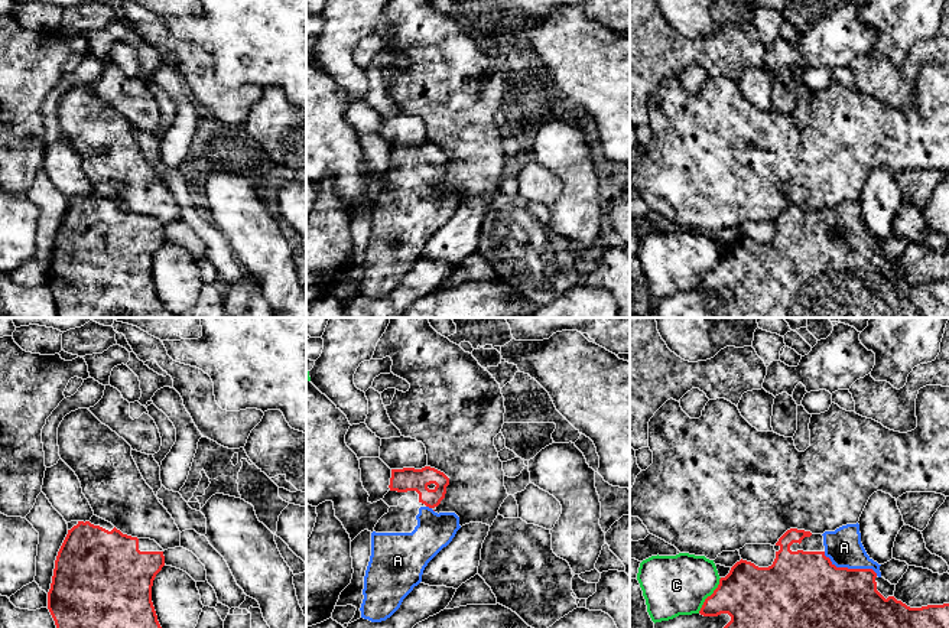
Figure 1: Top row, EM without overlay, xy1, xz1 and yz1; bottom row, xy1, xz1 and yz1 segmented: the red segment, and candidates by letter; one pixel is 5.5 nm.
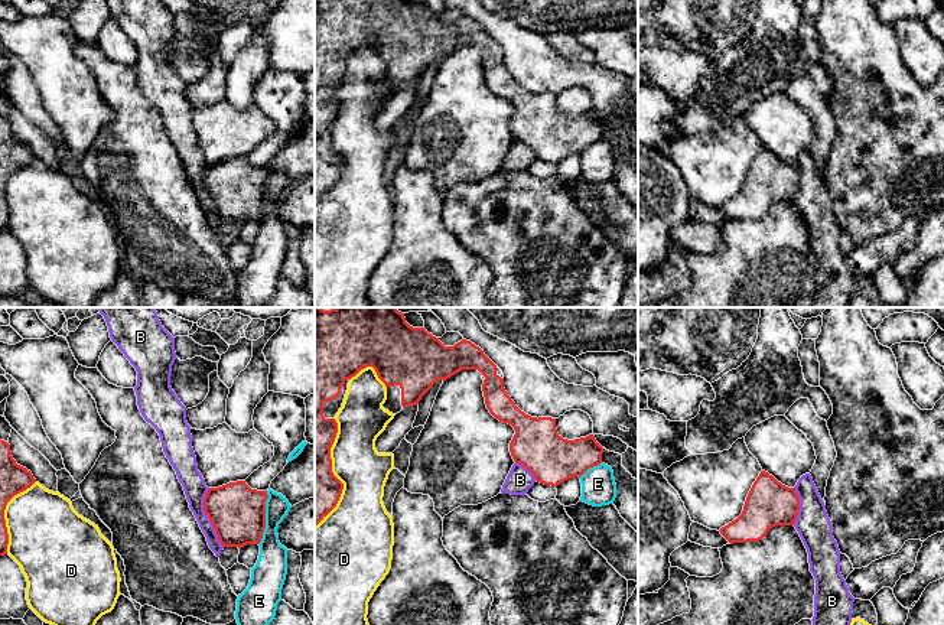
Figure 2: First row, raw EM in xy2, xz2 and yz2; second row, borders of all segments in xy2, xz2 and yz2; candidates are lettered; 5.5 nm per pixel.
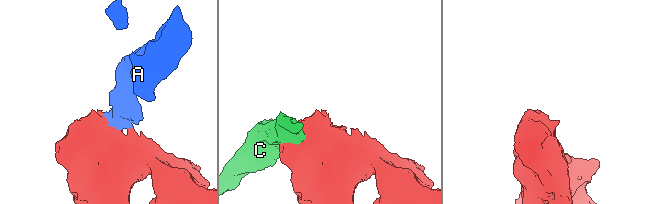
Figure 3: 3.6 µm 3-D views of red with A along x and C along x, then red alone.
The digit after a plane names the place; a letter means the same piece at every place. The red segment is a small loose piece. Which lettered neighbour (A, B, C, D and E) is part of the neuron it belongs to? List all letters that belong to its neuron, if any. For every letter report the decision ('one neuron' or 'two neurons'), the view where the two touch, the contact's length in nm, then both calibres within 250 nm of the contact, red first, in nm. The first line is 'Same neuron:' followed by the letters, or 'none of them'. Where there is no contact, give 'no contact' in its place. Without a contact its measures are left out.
Same neuron: A
A: one neuron | yz1 | 340 nm | 400/200 nm
B: two neurons | xy2 | 340 nm | 300/130 nm
C: two neurons | yz1 | 240 nm | 340/340 nm
D: two neurons | xz2 | 220 nm | 420/220 nm
E: two neurons | xy2 | 300 nm | 300/160 nm

